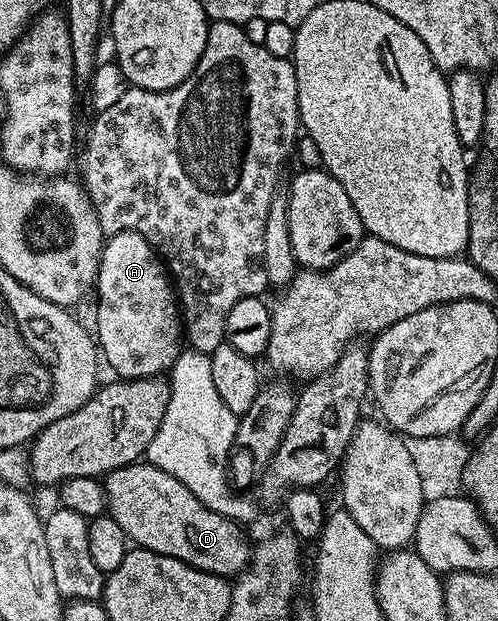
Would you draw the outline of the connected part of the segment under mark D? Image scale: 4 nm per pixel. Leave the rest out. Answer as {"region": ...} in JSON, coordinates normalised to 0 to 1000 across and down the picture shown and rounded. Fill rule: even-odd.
{"region":[[[273,746],[235,752],[225,762],[213,763],[205,776],[209,794],[215,795],[213,824],[227,836],[235,836],[243,855],[251,855],[257,873],[269,874],[281,884],[315,887],[323,894],[339,894],[380,907],[414,923],[426,923],[438,929],[470,931],[496,915],[506,879],[496,878],[496,865],[488,860],[490,847],[478,839],[464,837],[452,829],[436,829],[436,823],[420,823],[371,778],[347,771],[323,752],[301,746]]]}

